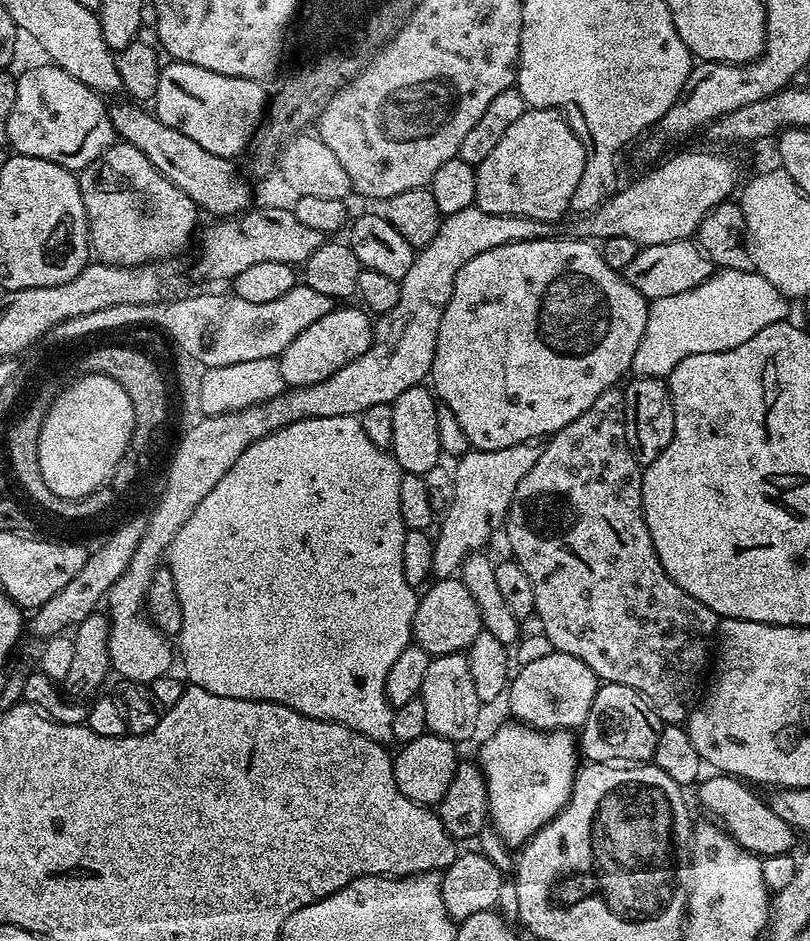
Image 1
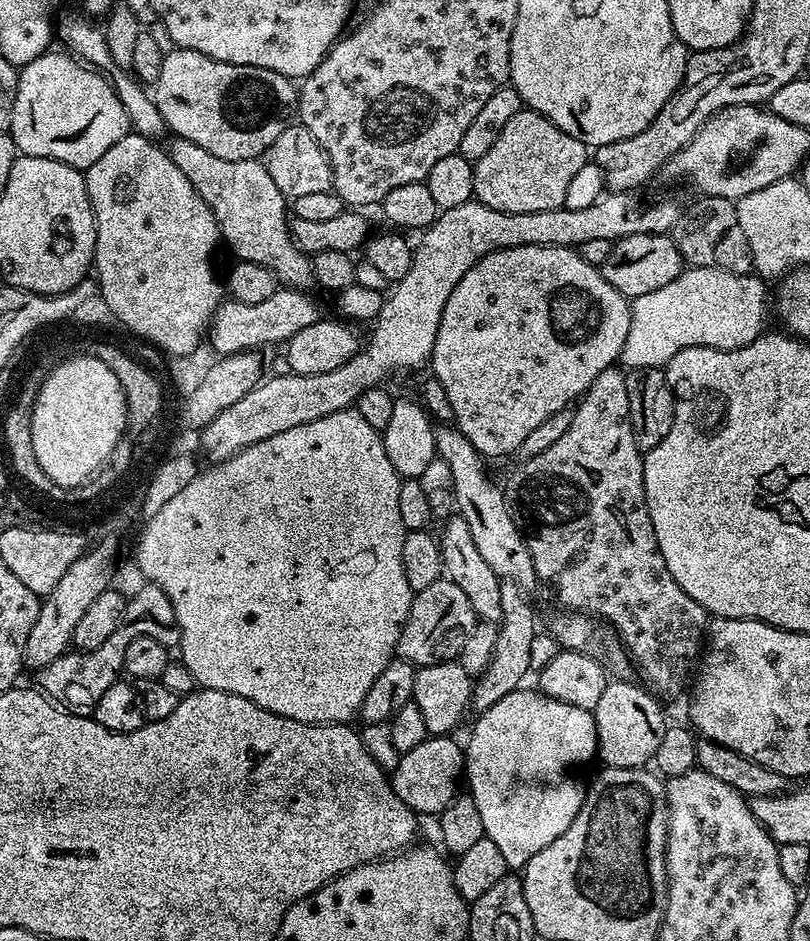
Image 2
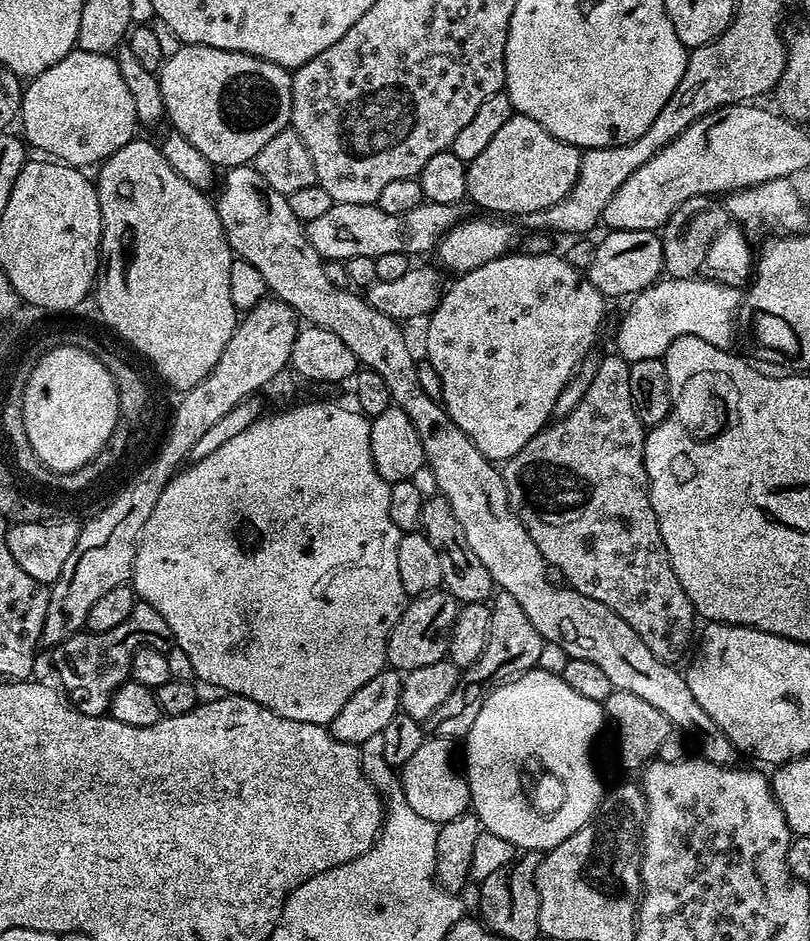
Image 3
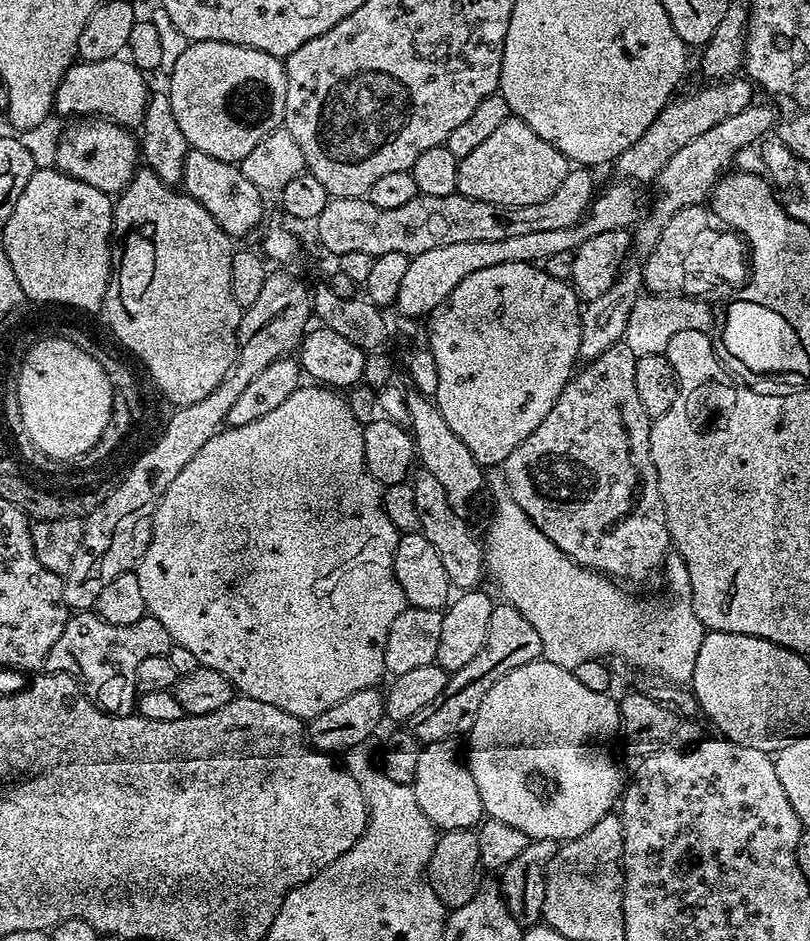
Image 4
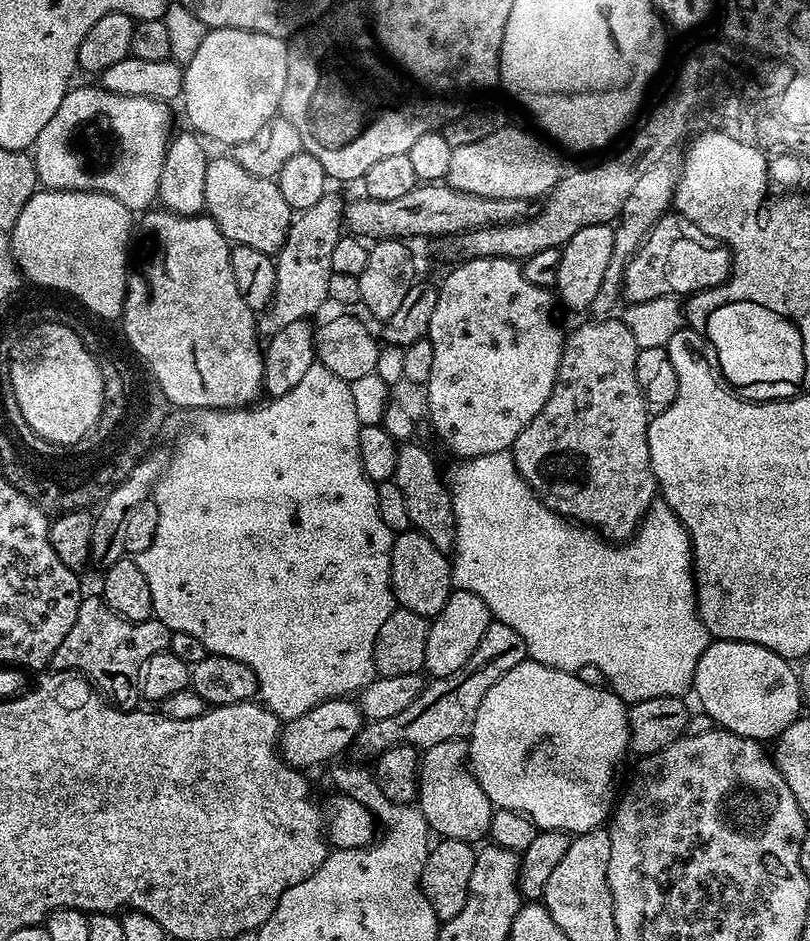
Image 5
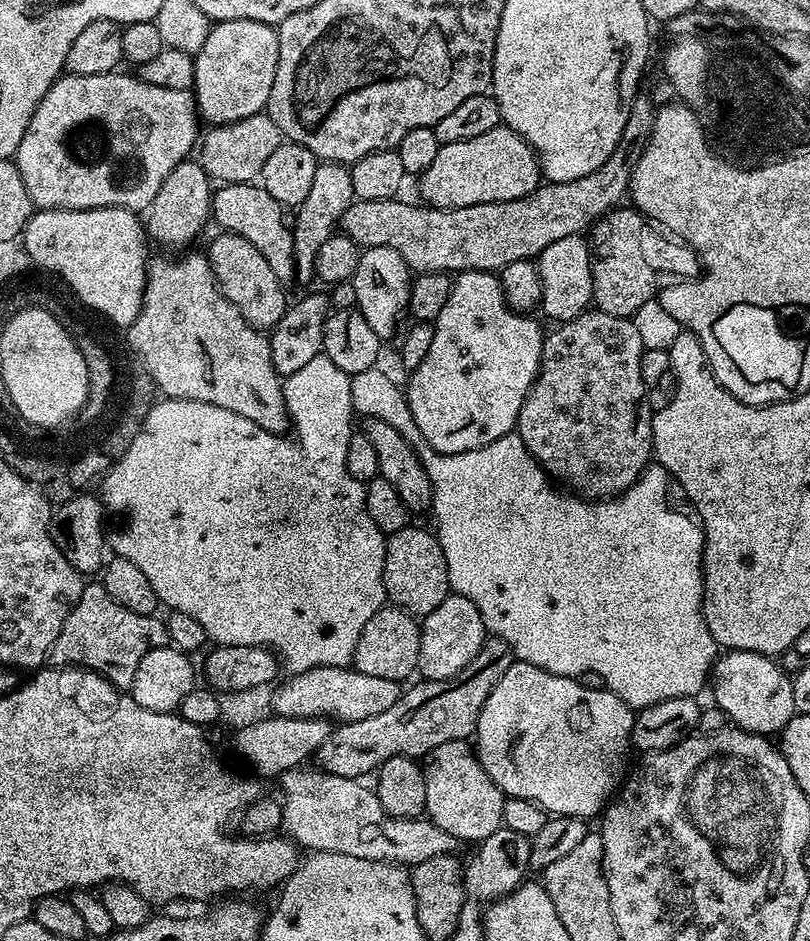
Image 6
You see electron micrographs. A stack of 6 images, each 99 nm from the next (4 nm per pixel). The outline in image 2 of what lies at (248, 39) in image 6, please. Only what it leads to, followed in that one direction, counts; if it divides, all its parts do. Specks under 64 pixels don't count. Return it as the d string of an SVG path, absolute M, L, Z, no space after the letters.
M173 47L164 53L162 72L154 85L154 99L169 133L176 132L172 134L179 139L194 142L194 146L202 146L202 150L210 150L214 158L254 160L267 153L274 138L278 138L293 119L298 88L289 77L274 74L274 70L218 62L206 54L198 54L198 50Z

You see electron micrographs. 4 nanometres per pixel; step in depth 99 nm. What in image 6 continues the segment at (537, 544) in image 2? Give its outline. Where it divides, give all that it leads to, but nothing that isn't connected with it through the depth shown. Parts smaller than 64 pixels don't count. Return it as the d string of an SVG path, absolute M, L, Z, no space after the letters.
M586 310L580 316L576 316L572 320L565 320L559 326L553 328L556 329L552 333L549 331L544 337L540 372L528 392L528 397L524 400L520 416L516 419L515 431L522 438L526 450L530 450L532 457L540 461L540 467L551 477L557 478L556 476L568 475L569 482L577 484L581 488L577 488L581 493L592 498L611 498L623 492L629 485L635 484L640 479L640 473L649 467L654 456L652 451L652 421L647 415L643 416L643 412L646 412L646 397L644 383L642 382L644 343L638 334L638 326L634 326L629 317L606 314L599 310Z

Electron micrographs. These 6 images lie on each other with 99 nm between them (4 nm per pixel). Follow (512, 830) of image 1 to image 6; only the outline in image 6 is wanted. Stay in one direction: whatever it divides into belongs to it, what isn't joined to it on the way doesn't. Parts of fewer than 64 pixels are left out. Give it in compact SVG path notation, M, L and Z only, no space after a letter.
M516 660L498 678L498 686L490 690L490 698L482 706L474 733L474 751L505 797L526 798L552 816L596 818L625 779L628 748L633 747L633 719L633 709L607 688L586 690L579 679L550 674L524 660Z

